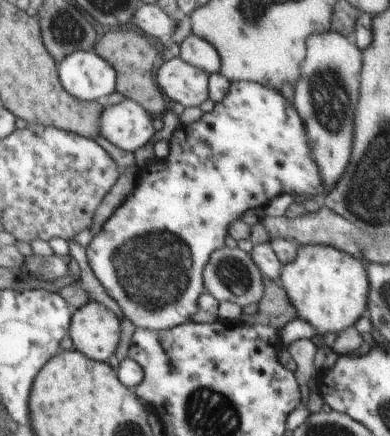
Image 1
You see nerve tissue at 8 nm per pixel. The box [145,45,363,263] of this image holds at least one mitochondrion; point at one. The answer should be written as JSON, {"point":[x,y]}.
{"point":[329,100]}

